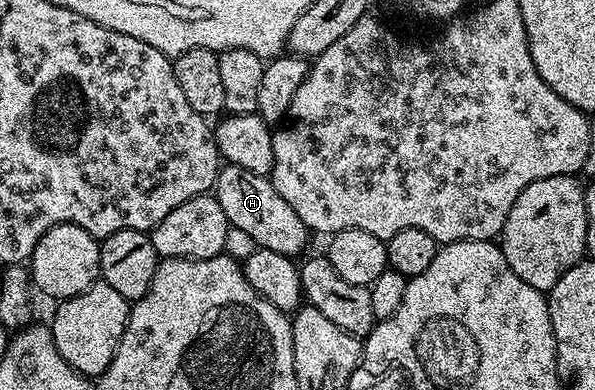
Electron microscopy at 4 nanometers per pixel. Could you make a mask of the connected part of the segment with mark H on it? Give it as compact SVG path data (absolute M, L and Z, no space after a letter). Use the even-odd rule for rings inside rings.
M222 164L217 171L215 196L219 207L223 207L223 215L227 215L230 226L247 231L255 239L258 249L279 251L279 255L296 258L297 253L306 252L305 244L311 238L311 230L295 215L291 203L275 191L269 177L255 175L255 171L247 171L243 167Z

